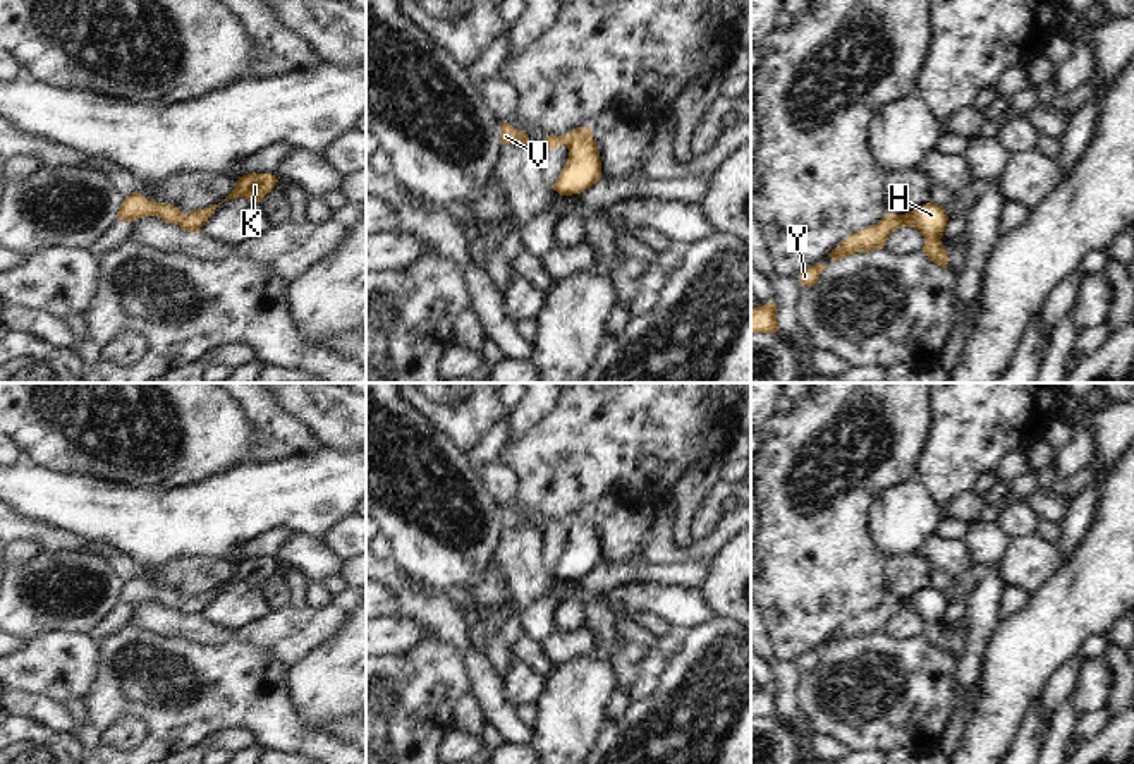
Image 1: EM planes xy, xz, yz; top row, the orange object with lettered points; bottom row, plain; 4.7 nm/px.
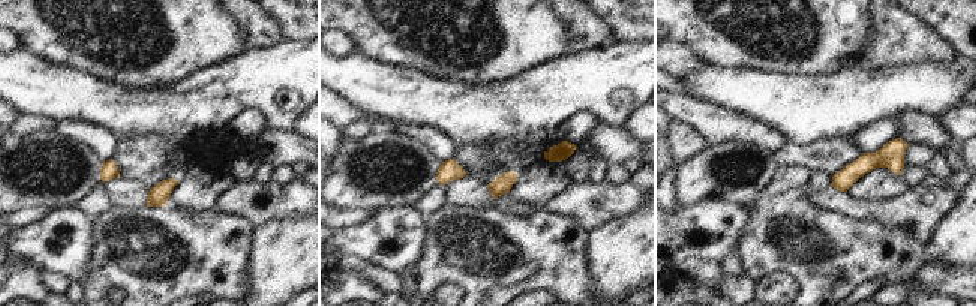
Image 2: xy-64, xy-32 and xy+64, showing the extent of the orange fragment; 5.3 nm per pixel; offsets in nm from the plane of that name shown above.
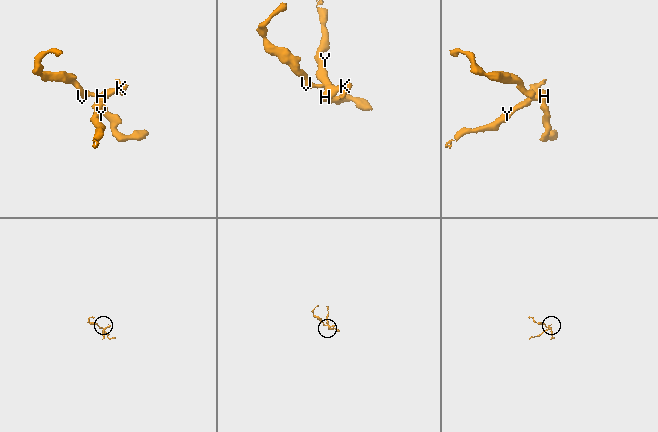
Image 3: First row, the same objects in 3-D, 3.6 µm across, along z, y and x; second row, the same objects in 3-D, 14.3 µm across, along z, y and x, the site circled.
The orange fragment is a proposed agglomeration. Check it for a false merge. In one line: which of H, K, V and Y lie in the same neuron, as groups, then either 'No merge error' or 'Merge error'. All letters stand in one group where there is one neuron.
Groups: H K Y / V. Merge error

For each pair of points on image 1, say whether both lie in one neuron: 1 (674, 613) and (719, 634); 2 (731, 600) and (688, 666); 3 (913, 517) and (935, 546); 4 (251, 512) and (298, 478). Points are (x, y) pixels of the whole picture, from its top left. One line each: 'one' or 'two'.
1: two
2: two
3: two
4: one

